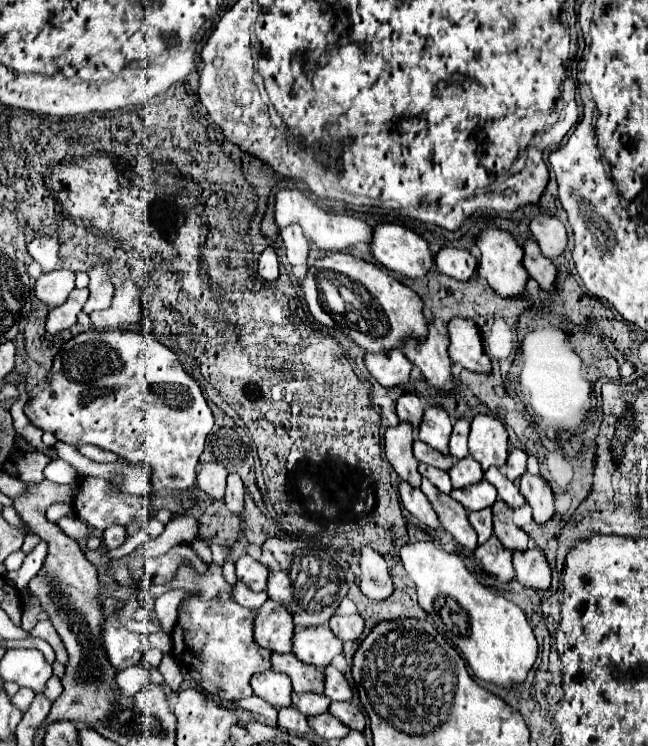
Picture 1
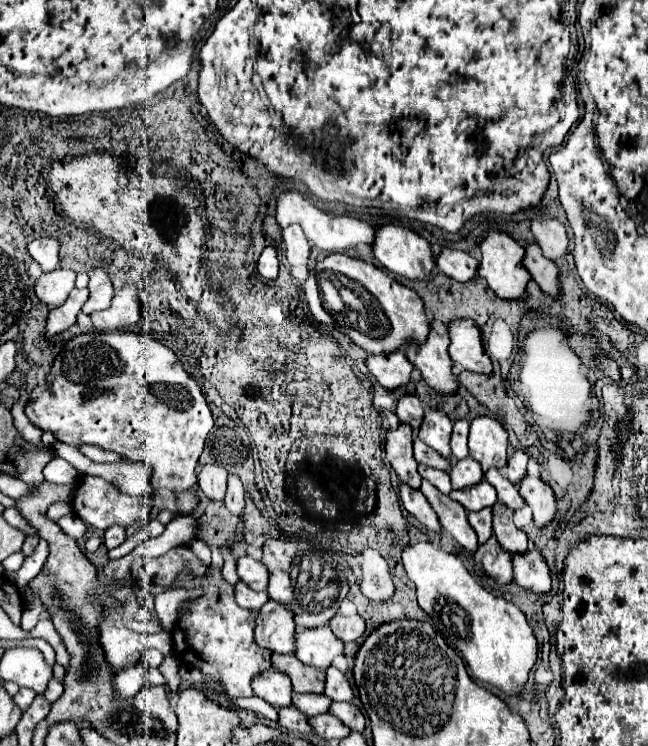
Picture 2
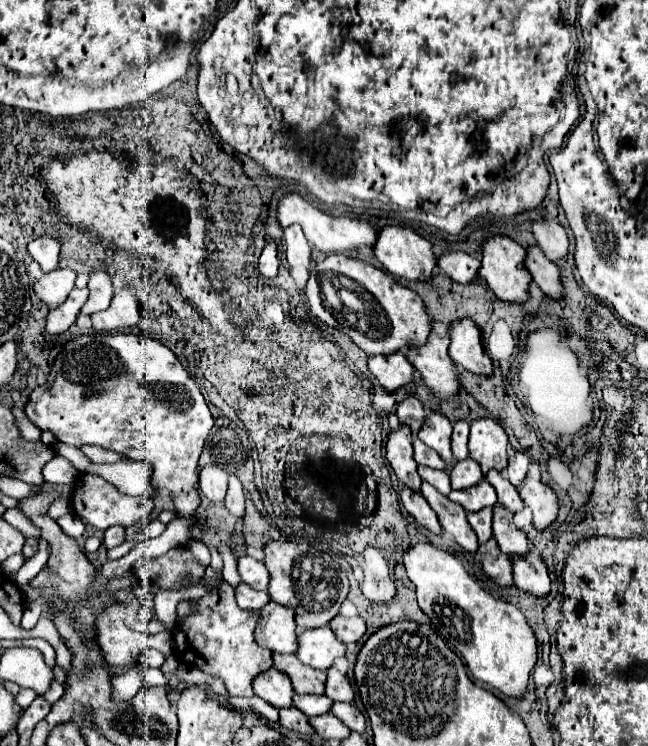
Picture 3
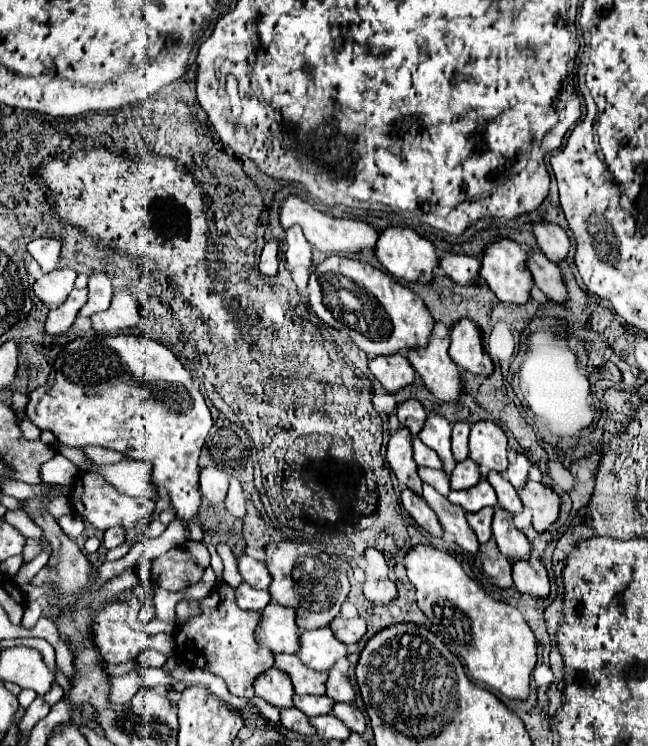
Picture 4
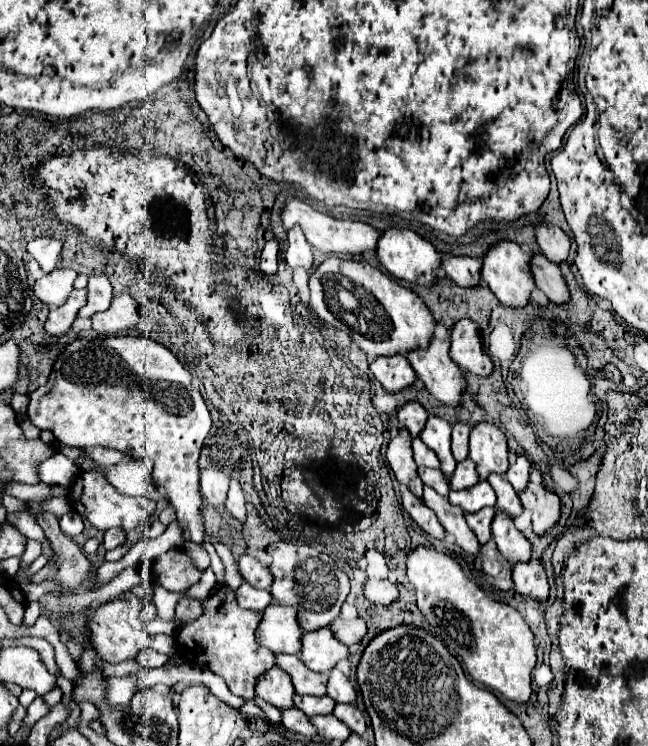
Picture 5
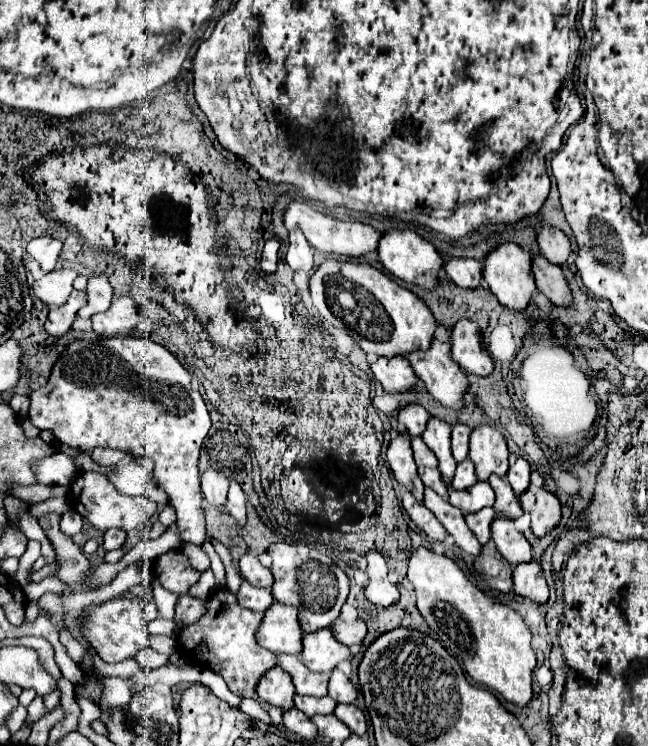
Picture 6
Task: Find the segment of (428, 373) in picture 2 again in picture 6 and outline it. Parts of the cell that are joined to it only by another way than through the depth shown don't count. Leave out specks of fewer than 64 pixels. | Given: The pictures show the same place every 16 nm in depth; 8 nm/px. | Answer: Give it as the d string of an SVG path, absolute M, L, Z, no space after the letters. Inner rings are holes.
M434 340L428 350L412 352L412 356L408 356L408 362L416 376L424 382L426 390L444 408L456 412L464 408L468 378L450 356L450 342Z

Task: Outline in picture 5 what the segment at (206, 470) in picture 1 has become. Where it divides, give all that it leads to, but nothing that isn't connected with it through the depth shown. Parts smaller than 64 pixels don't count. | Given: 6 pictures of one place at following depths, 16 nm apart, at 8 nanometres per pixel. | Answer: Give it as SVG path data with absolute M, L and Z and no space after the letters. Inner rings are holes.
M206 468L200 476L200 486L202 486L202 494L206 498L206 502L214 508L222 506L226 500L226 492L228 492L228 482L230 478L214 468Z

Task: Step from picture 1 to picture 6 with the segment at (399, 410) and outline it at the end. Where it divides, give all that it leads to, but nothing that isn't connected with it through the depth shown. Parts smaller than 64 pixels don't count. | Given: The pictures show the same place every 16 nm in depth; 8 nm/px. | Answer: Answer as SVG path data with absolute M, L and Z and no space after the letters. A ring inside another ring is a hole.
M410 404L398 412L398 422L402 422L408 428L410 436L422 436L428 420L430 420L430 414L418 404Z

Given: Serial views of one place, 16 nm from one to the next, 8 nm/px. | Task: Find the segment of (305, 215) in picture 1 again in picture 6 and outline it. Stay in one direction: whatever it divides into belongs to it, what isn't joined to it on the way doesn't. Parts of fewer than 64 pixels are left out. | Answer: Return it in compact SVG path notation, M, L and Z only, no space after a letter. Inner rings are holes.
M292 202L284 214L284 226L288 230L302 230L302 234L306 236L306 240L322 254L332 254L332 256L344 256L344 258L360 258L368 252L374 252L378 248L378 240L382 238L382 234L378 230L374 230L368 224L362 222L342 222L342 220L334 220L326 214L320 214L318 210L314 210L312 206L308 206L306 202Z

